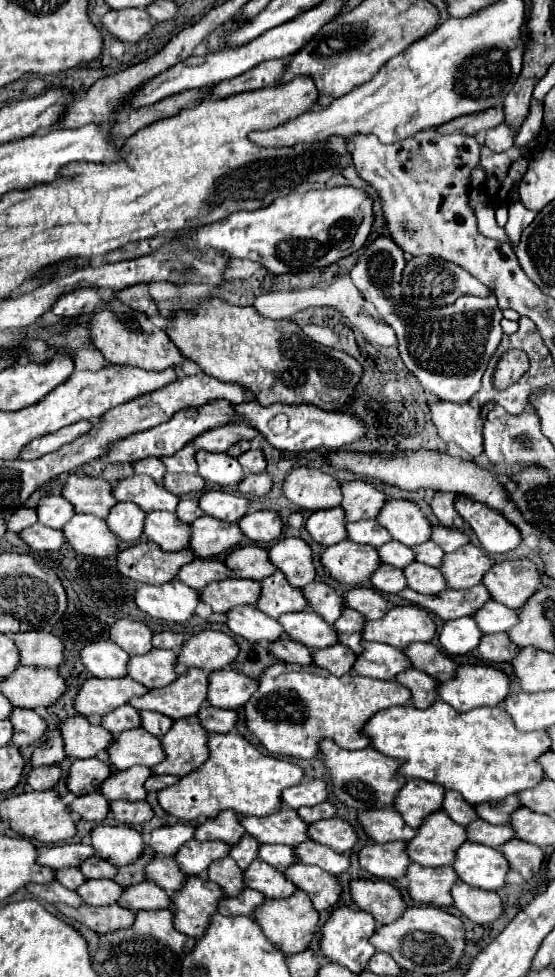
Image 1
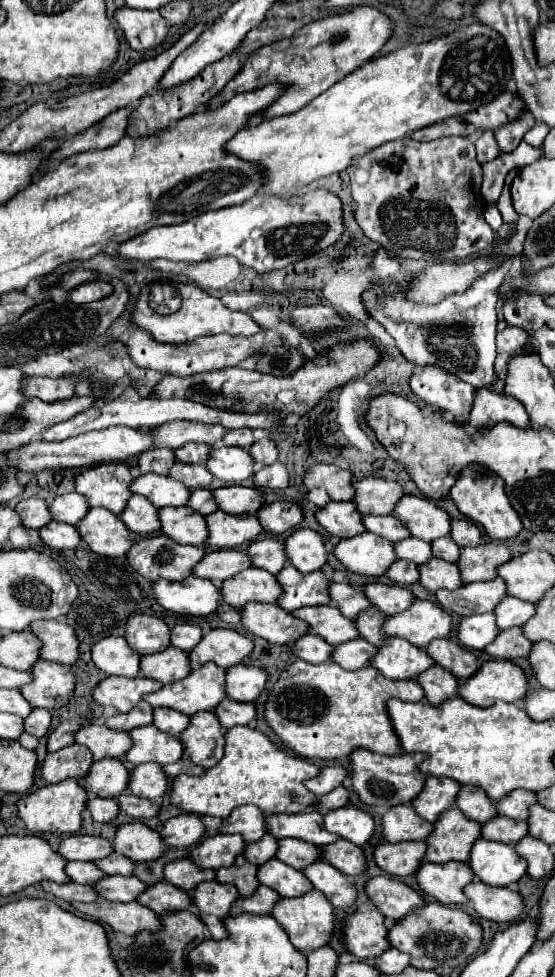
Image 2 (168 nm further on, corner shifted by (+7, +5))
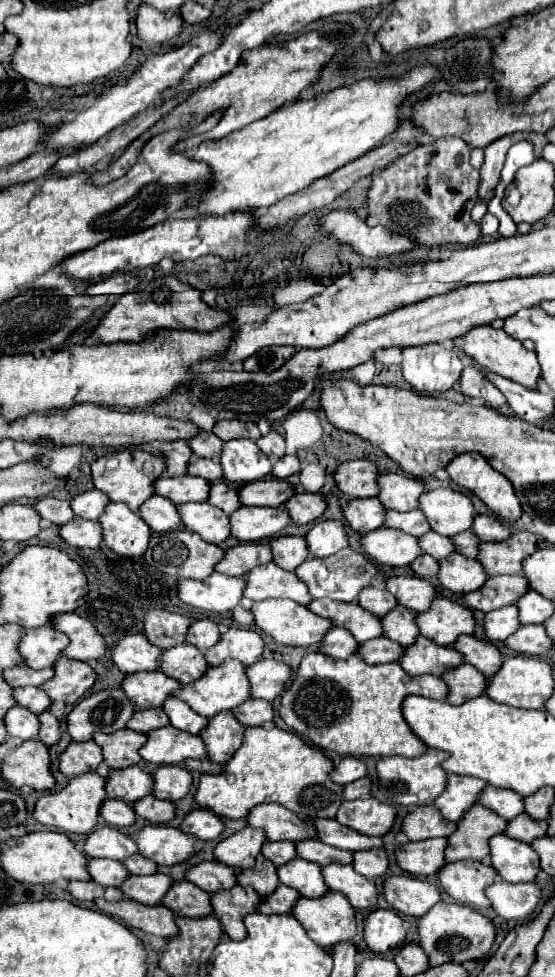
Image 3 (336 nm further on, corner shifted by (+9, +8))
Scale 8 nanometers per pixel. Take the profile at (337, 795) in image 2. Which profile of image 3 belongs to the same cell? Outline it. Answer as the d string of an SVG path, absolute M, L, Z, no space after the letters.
M363 777L363 779L357 779L355 783L347 783L343 787L343 797L345 799L359 799L363 795L369 795L369 789L371 789L371 783L367 777Z

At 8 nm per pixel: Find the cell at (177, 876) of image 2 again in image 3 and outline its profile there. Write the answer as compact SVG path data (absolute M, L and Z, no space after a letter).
M203 861L185 871L185 879L199 885L207 893L231 889L237 883L235 877L237 877L237 871L219 861Z

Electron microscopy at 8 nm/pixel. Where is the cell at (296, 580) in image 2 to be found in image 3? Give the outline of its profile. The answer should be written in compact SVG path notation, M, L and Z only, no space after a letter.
M343 549L337 555L325 557L325 559L307 559L303 565L295 569L299 579L307 585L313 599L335 599L335 601L357 601L357 595L363 587L369 585L369 579L379 573L379 565L369 561L363 553L357 553L353 549Z

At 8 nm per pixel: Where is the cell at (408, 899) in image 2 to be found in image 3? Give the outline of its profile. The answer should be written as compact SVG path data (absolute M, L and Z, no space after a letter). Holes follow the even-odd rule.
M409 875L387 877L383 881L383 897L397 913L413 917L423 917L435 903L441 901L439 889L435 885ZM405 911L421 911L421 913L405 913Z

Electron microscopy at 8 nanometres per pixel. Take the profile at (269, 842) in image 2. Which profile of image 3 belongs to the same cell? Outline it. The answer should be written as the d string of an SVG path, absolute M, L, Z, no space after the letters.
M267 841L263 845L263 857L271 859L271 863L275 863L275 867L281 867L283 863L297 857L295 843L293 841L273 841L273 843Z

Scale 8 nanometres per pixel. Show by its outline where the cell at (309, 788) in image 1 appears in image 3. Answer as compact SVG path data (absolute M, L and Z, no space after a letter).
M343 757L341 763L337 763L331 771L331 781L333 783L339 783L339 785L347 785L355 779L361 779L365 777L367 769L365 769L365 763L357 757Z

